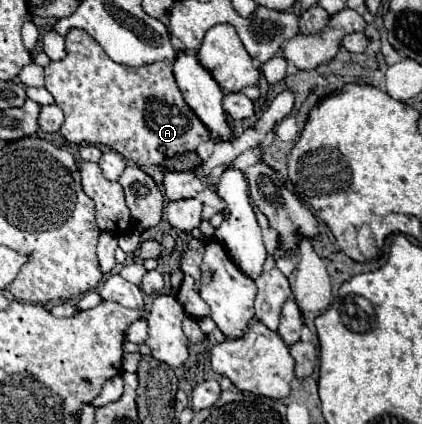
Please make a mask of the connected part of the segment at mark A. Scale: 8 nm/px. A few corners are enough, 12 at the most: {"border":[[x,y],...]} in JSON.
{"border":[[85,30],[45,66],[69,142],[143,168],[209,128],[171,62],[121,66]]}

